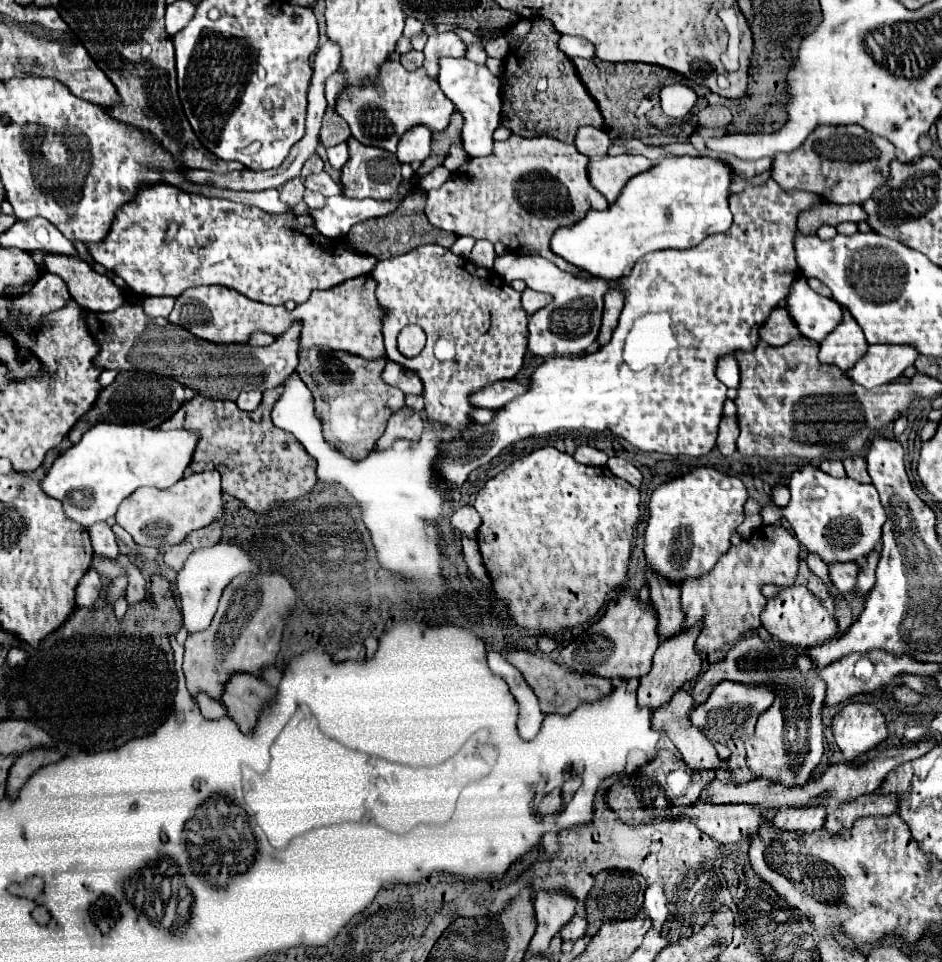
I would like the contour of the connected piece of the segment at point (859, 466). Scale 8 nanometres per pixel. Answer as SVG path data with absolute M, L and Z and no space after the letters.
M857 454L857 456L847 456L847 458L843 460L843 466L845 466L845 472L847 472L849 478L859 480L859 482L865 482L865 484L871 482L871 478L869 478L869 474L867 474L865 458L863 458L861 454Z

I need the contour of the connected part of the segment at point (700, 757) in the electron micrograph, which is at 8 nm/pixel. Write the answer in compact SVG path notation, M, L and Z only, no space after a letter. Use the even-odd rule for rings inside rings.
M685 690L675 692L673 698L663 704L663 708L655 708L653 710L653 720L651 720L653 728L663 730L671 738L671 742L677 746L677 750L681 752L681 756L683 756L683 760L685 760L685 764L689 768L693 768L693 770L725 770L727 766L719 758L715 746L705 738L705 734L699 728L695 728L695 726L689 724L689 712L691 712L691 708L693 708L693 698ZM661 718L665 718L663 728L661 728Z

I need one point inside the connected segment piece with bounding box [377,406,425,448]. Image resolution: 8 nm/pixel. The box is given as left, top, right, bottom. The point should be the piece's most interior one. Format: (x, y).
(407, 422)

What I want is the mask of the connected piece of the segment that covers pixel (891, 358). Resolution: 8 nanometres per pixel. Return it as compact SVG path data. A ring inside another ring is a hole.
M875 344L869 346L867 354L845 372L845 378L855 380L863 388L875 388L899 380L903 370L911 366L917 358L917 350L911 346L889 346L889 344Z

